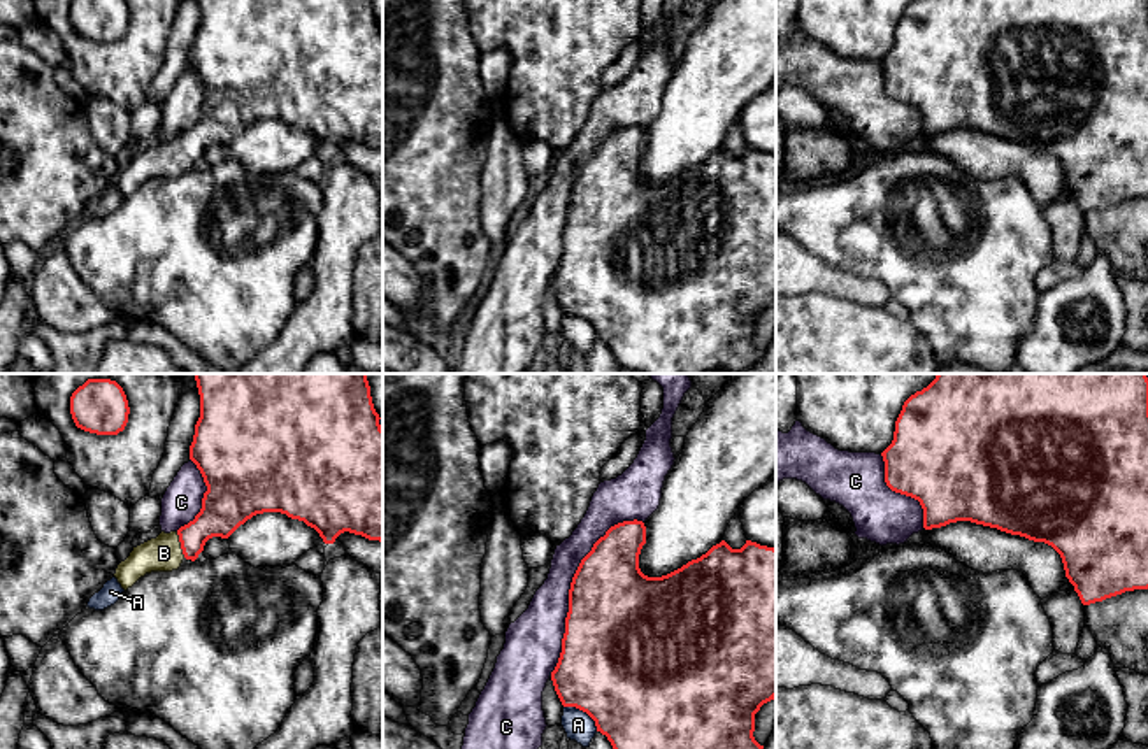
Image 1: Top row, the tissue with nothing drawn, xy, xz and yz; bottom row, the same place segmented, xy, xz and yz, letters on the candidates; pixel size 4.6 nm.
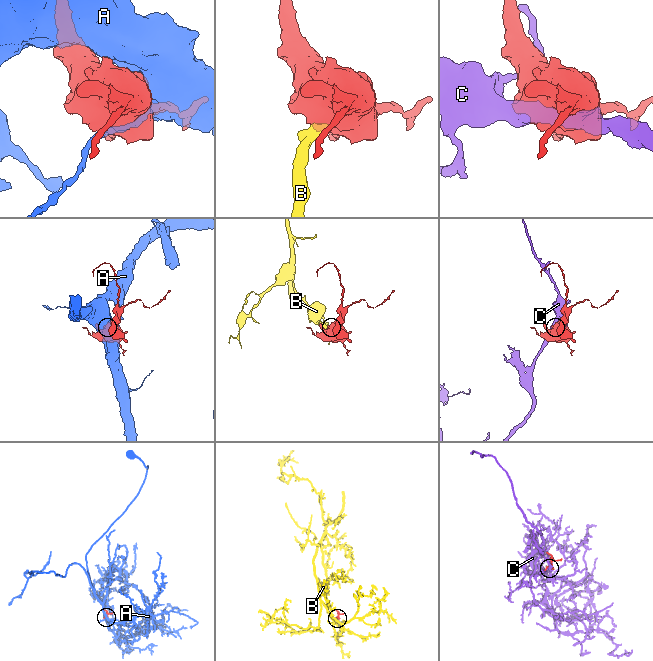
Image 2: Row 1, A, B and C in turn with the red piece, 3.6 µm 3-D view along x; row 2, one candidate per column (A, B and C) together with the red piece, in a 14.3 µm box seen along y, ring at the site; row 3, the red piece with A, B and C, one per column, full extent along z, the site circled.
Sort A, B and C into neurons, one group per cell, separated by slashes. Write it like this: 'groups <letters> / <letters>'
groups A / B / C

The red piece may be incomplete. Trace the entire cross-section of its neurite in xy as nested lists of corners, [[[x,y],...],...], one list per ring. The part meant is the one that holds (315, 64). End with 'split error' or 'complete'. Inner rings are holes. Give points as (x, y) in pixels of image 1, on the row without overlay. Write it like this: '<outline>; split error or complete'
[[[198,0],[200,2],[200,25],[195,32],[193,49],[190,53],[190,67],[200,77],[207,98],[202,105],[202,116],[193,128],[181,133],[177,139],[161,139],[156,146],[151,146],[130,160],[116,175],[114,184],[126,198],[140,184],[151,179],[172,179],[177,177],[183,167],[195,168],[204,158],[204,153],[212,144],[228,146],[240,132],[256,121],[281,119],[291,126],[304,128],[314,135],[325,151],[334,151],[335,146],[344,140],[362,142],[369,147],[383,149],[383,35],[379,32],[379,21],[374,16],[370,0]]]; split error

